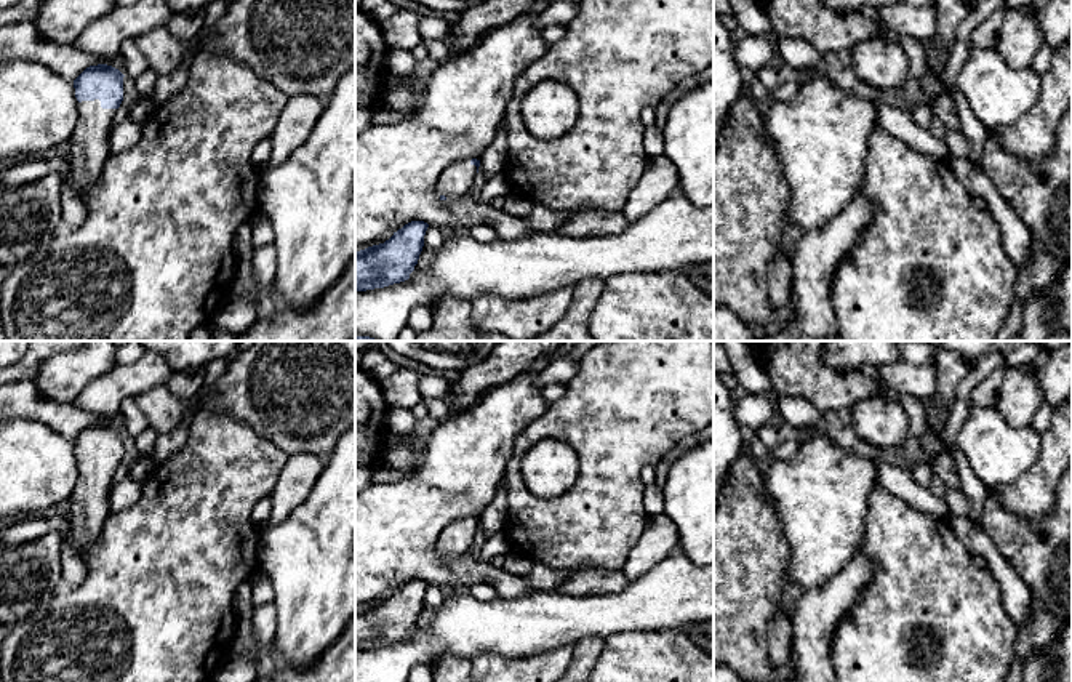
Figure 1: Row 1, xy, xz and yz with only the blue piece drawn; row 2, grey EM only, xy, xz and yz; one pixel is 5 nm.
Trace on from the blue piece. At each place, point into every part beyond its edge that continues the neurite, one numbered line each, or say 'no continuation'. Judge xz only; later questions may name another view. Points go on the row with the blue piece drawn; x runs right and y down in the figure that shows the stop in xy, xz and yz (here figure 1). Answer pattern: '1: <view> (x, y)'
1: xz (456, 180)

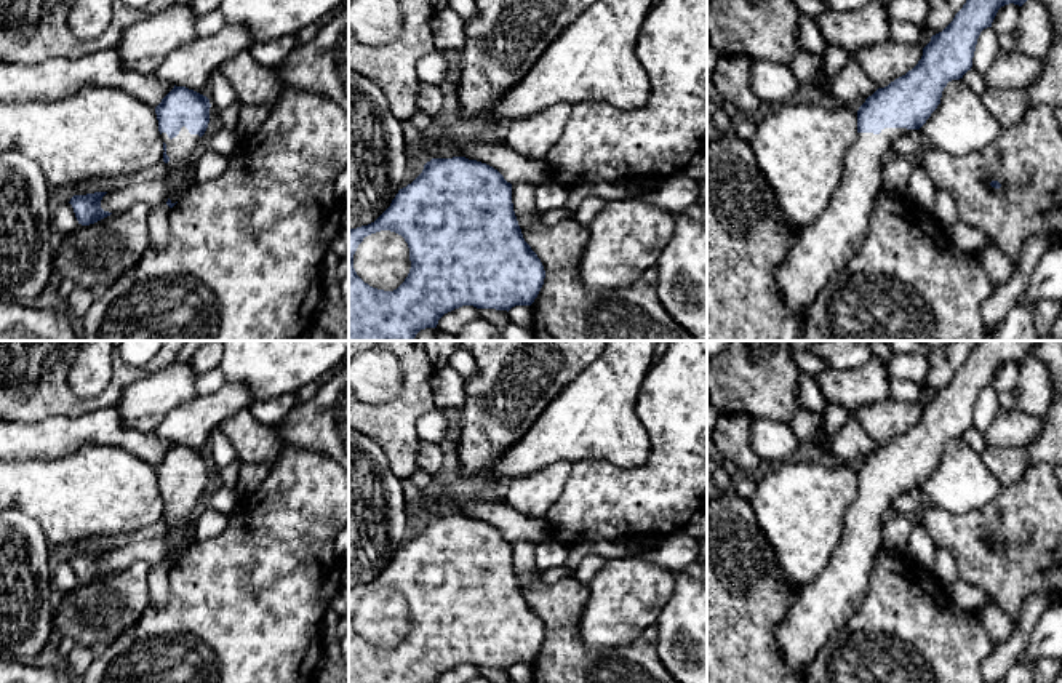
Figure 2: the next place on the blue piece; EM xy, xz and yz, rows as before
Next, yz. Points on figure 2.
1: yz (822, 248)

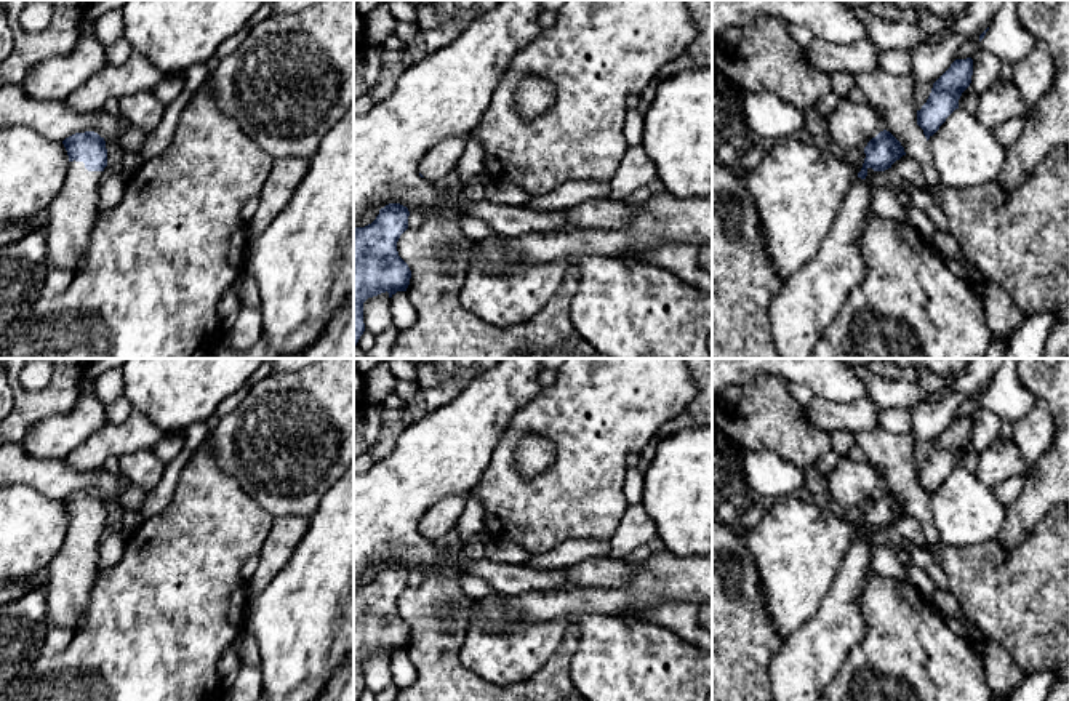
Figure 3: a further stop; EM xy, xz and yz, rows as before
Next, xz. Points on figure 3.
1: xz (440, 160)

